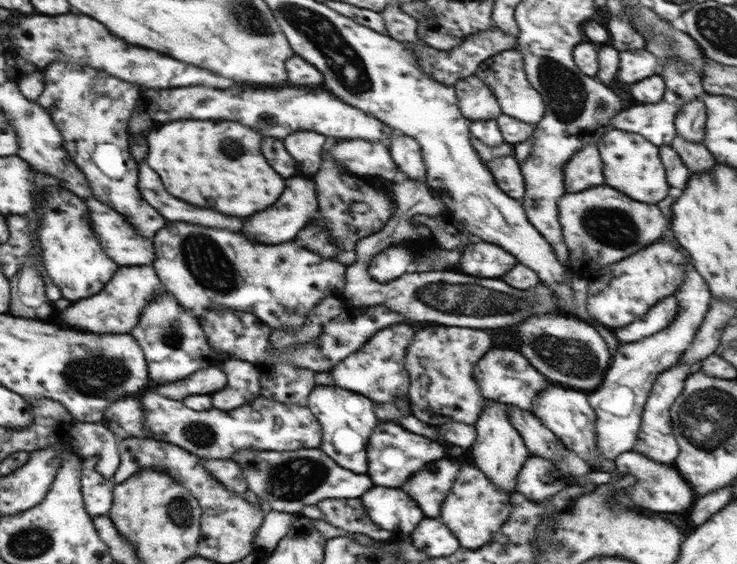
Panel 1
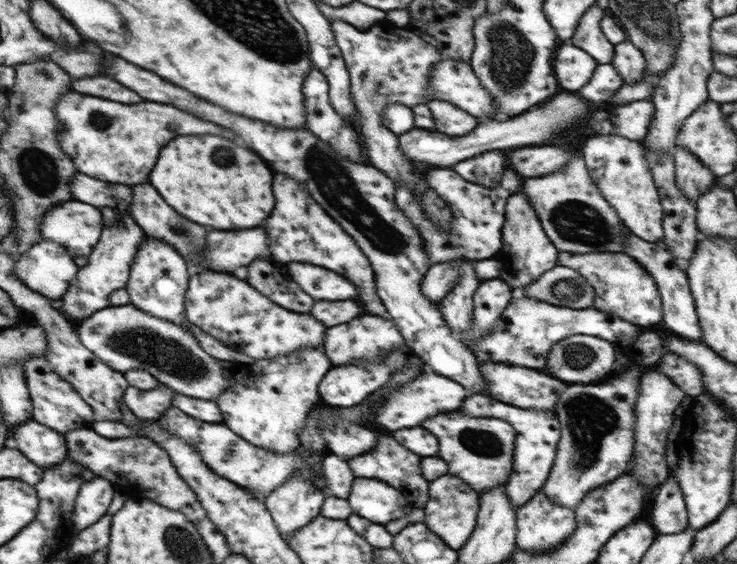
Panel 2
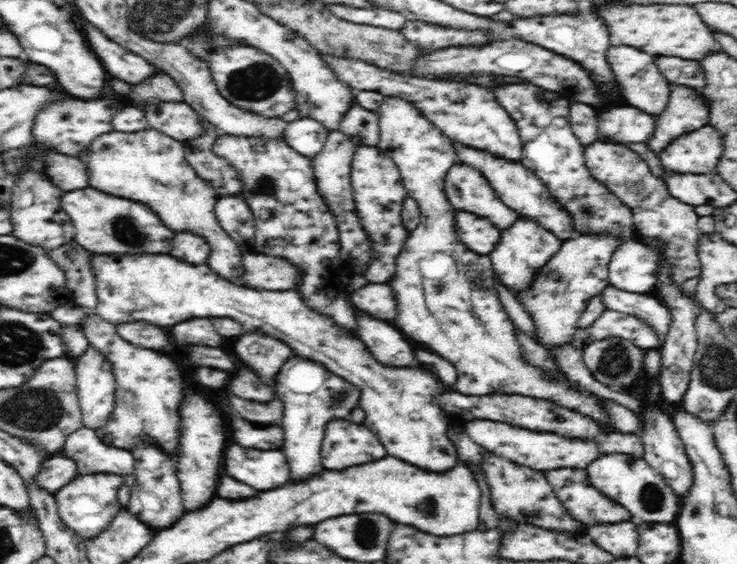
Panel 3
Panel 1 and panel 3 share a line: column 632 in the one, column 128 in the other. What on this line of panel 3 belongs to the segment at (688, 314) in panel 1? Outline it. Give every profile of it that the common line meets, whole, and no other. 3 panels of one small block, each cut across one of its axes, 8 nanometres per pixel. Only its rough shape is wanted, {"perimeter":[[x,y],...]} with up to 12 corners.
{"perimeter":[[94,311],[81,327],[115,378],[95,430],[175,460],[186,386],[176,362],[130,344]]}

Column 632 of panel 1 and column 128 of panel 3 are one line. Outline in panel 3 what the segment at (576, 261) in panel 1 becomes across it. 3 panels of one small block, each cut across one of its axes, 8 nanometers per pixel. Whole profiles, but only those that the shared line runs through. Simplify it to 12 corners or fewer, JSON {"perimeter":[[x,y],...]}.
{"perimeter":[[90,186],[63,191],[79,247],[169,254],[147,205]]}

